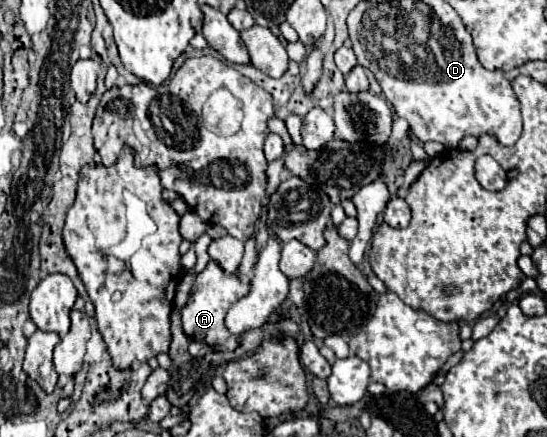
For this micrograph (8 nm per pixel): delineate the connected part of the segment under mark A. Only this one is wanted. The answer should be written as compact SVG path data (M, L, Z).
M211 260L207 264L207 268L197 274L193 288L191 288L191 294L189 294L189 300L187 300L187 306L181 310L185 334L191 340L197 340L197 342L211 346L211 350L215 350L215 352L237 350L241 344L241 338L231 336L231 332L227 332L225 314L231 308L231 304L235 304L235 300L241 300L243 296L247 296L247 288L249 288L249 284L239 280L237 274L223 272L223 268L219 268L219 264L215 264L215 260Z

